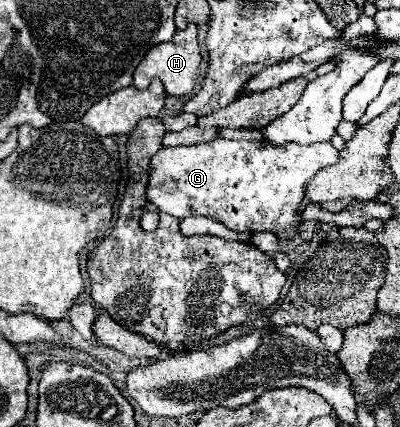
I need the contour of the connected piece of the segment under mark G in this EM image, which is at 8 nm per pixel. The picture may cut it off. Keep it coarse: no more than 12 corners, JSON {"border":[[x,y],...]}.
{"border":[[332,143],[162,147],[148,201],[292,239]]}

